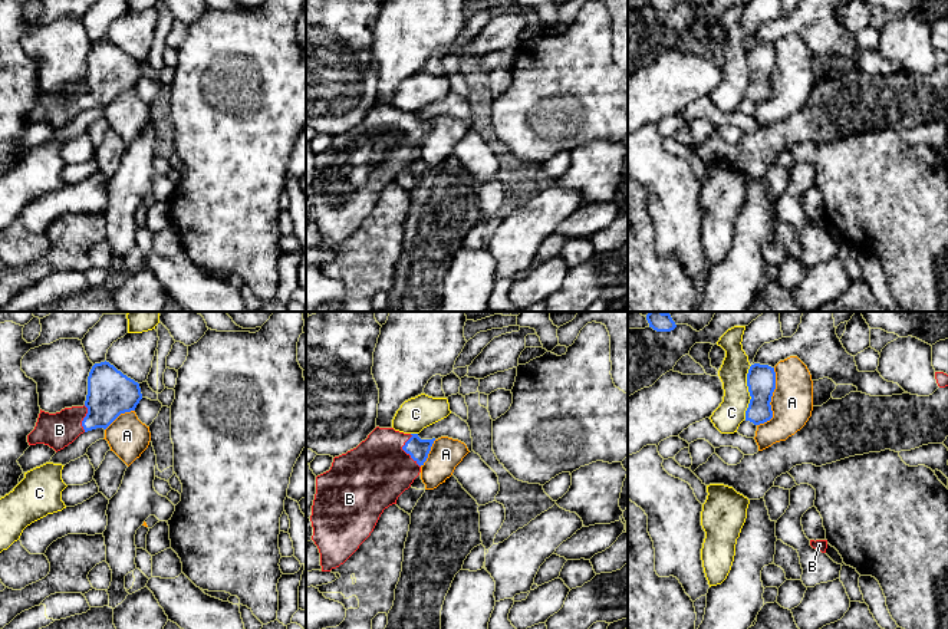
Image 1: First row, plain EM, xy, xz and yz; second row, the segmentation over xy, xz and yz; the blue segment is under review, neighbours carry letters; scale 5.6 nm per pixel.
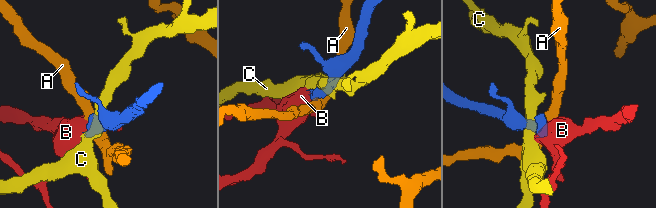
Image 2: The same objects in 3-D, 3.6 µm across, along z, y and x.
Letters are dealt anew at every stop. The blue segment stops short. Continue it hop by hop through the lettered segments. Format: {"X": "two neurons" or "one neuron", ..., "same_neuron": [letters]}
{"A": "two neurons", "B": "one neuron", "C": "two neurons", "same_neuron": ["B"]}

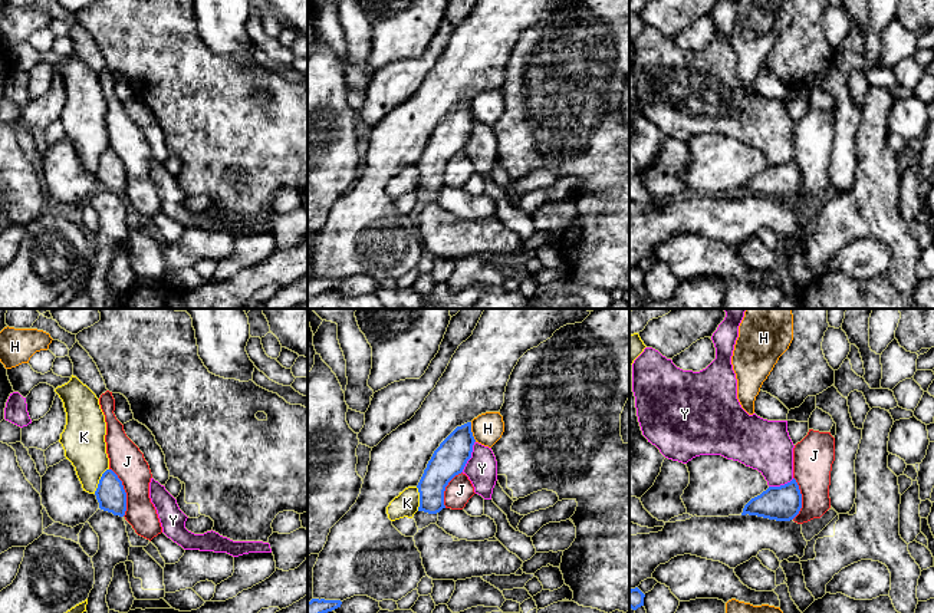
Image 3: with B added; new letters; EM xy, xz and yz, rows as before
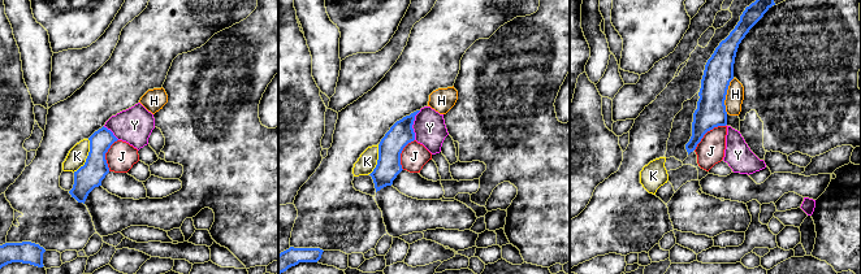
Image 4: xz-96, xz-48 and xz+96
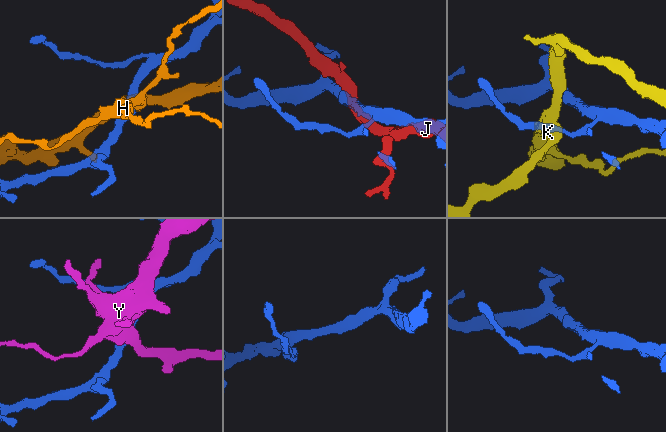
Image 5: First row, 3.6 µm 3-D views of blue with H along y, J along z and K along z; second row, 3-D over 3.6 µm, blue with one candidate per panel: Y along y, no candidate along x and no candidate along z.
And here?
{"H": "two neurons", "J": "two neurons", "K": "two neurons", "Y": "two neurons", "same_neuron": []}

